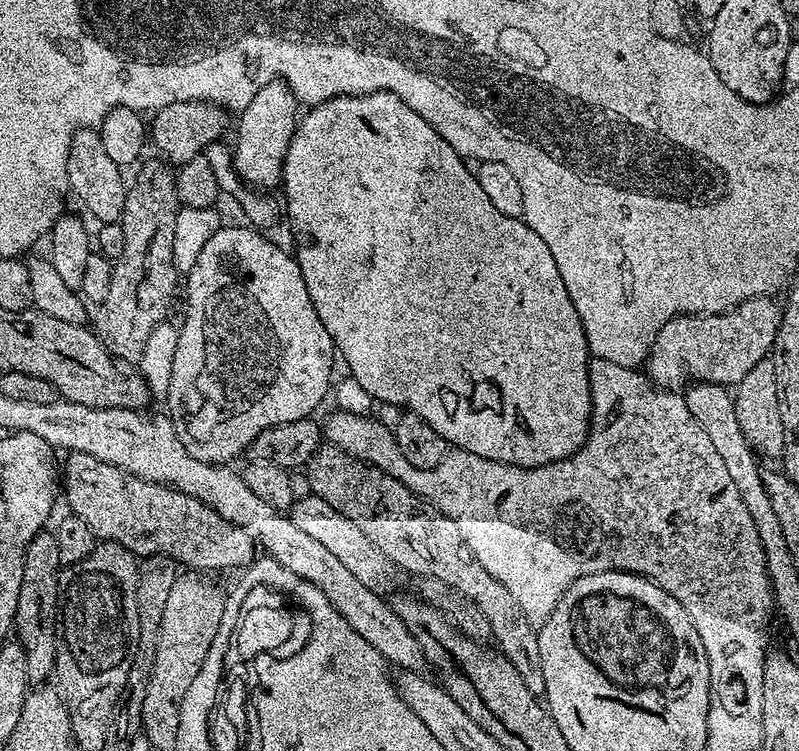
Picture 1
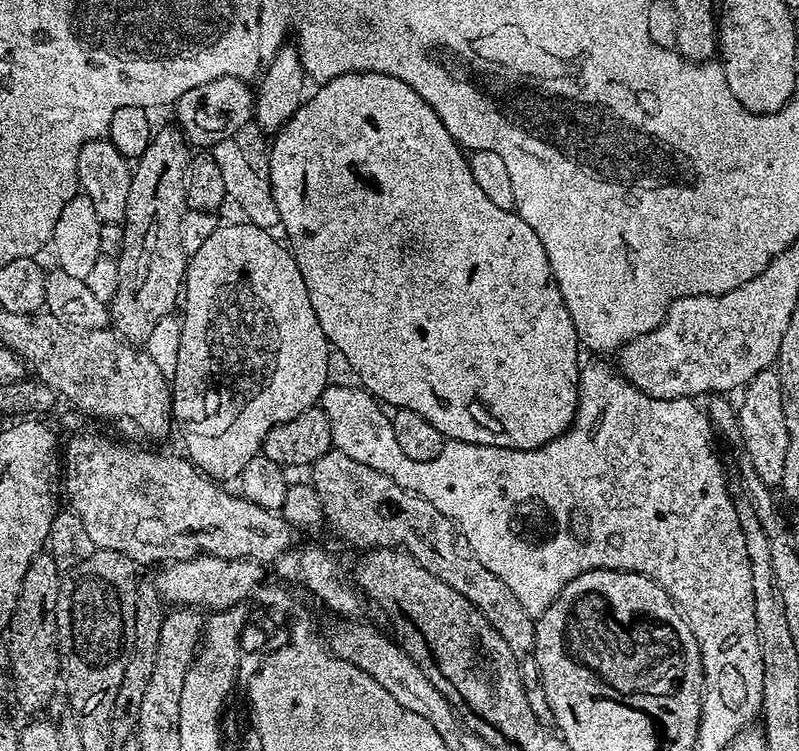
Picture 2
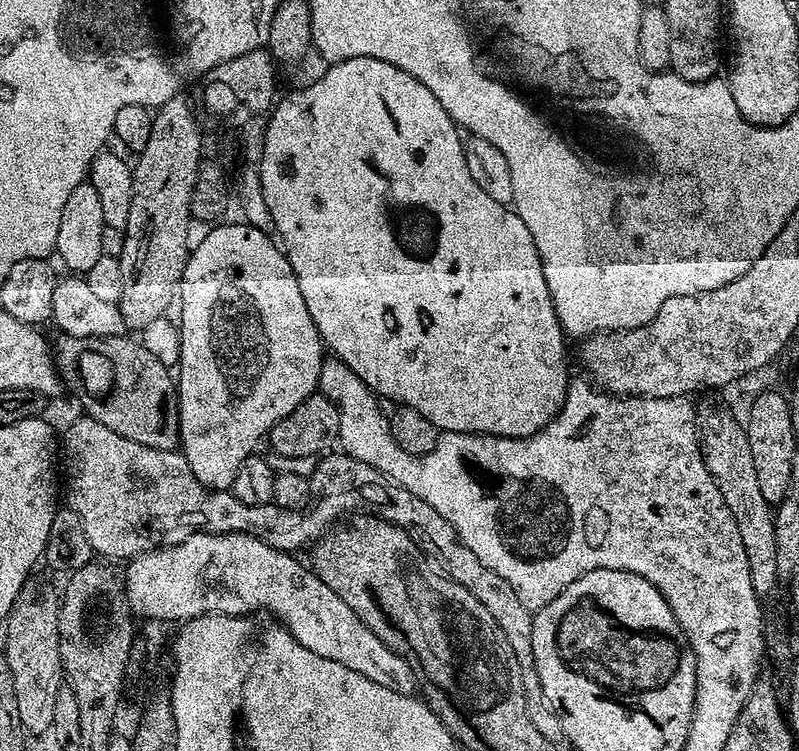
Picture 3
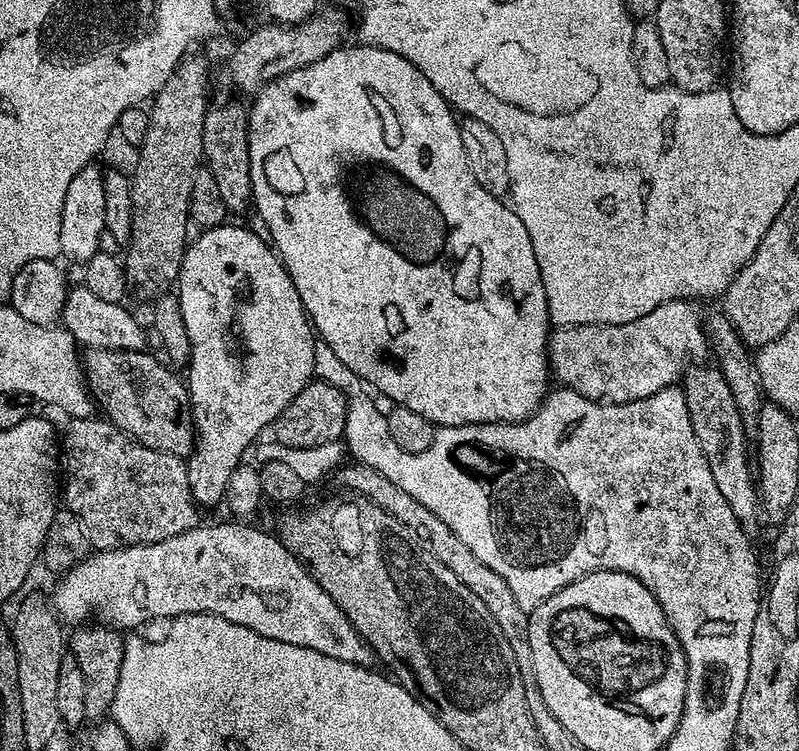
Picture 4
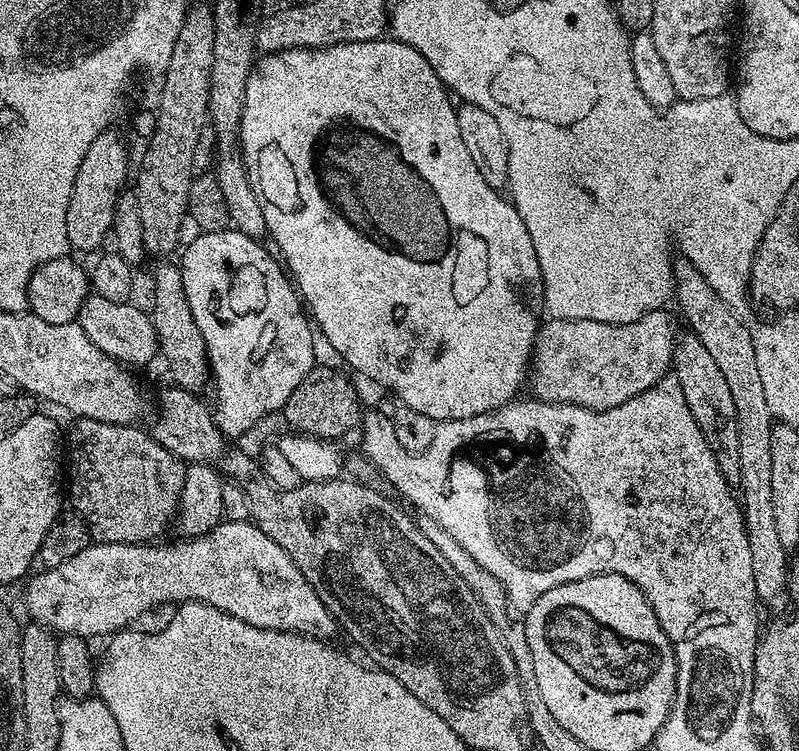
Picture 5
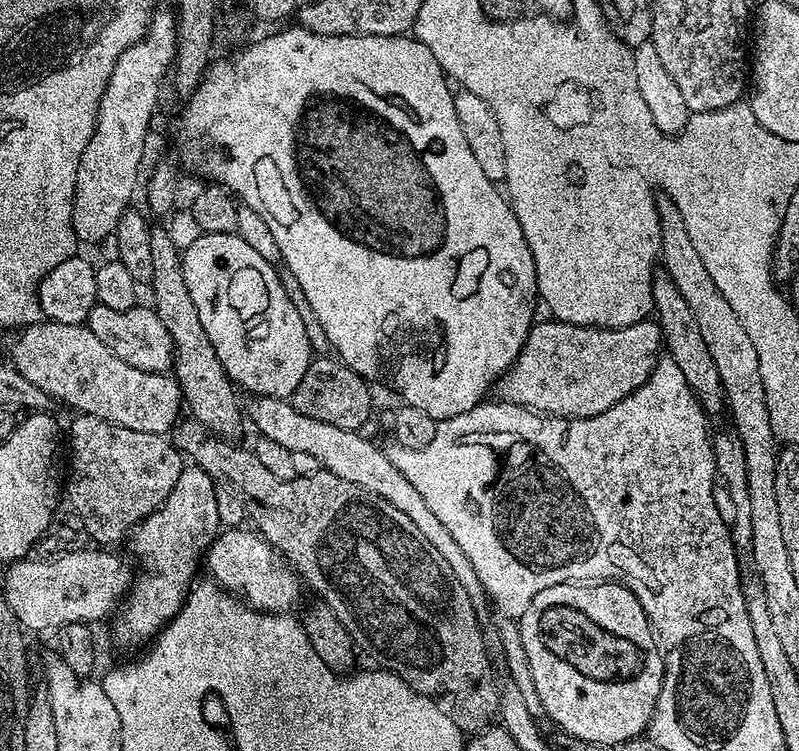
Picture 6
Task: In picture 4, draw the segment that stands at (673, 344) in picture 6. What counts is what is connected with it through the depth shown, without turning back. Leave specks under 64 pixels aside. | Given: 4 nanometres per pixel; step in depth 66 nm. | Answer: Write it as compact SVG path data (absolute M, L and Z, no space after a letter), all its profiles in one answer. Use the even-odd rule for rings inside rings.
M689 367L682 377L682 391L686 398L686 410L690 410L690 422L698 438L698 446L714 474L714 482L726 498L726 506L734 510L734 518L749 538L756 538L762 521L762 499L758 493L758 480L754 475L754 464L750 459L750 436L744 430L738 402L720 372L719 367Z

